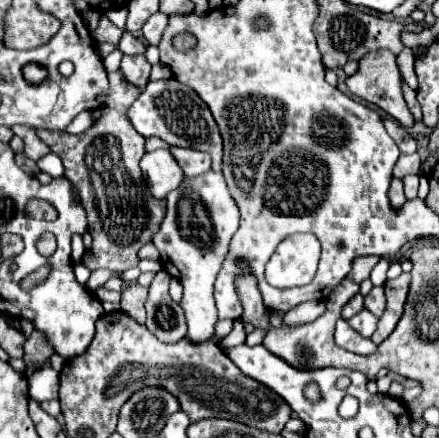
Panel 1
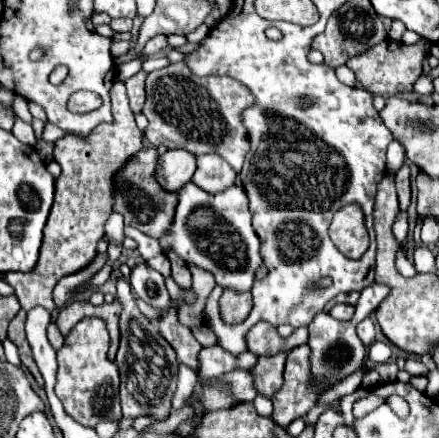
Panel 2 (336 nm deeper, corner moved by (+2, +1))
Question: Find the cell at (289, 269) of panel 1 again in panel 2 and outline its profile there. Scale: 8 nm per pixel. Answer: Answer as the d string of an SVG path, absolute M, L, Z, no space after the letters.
M186 183L180 189L174 225L170 233L160 239L160 245L162 249L174 249L184 261L212 271L218 285L232 287L234 291L250 291L254 275L262 265L260 241L252 229L248 197L240 185L212 195L194 183Z

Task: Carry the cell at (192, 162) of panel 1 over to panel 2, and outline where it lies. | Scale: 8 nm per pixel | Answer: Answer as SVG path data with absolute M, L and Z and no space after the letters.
M200 155L192 181L208 193L220 193L236 185L236 171L220 155Z

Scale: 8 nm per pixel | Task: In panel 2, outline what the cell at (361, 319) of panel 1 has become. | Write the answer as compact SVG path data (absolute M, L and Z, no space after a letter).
M368 317L364 319L360 325L358 325L358 337L362 339L362 343L366 347L370 347L374 343L374 337L376 337L376 329L374 329L374 321Z

